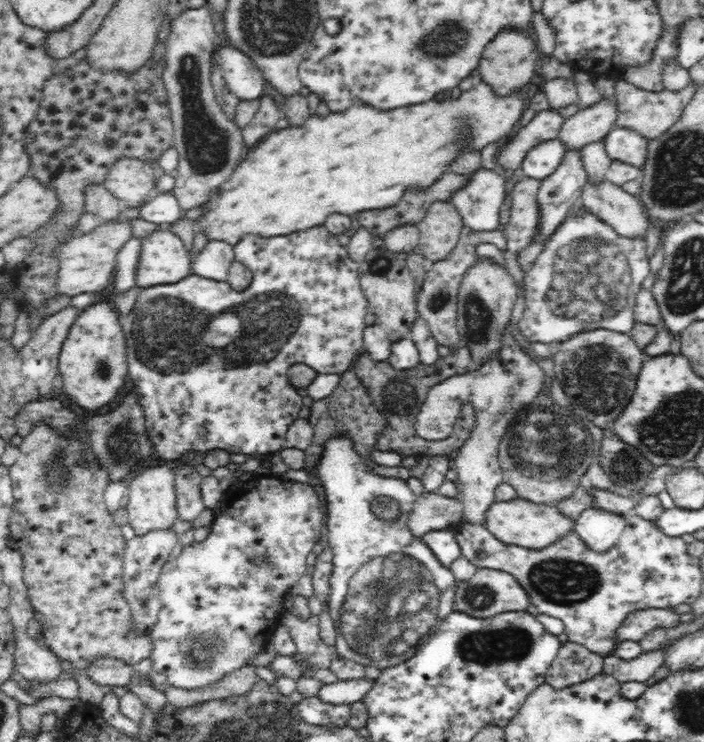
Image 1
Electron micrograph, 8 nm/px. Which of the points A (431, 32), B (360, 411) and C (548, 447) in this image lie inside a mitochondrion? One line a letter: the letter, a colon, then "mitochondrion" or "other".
A: mitochondrion
B: mitochondrion
C: mitochondrion

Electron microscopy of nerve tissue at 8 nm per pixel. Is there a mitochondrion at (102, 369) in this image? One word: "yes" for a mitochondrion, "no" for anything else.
yes

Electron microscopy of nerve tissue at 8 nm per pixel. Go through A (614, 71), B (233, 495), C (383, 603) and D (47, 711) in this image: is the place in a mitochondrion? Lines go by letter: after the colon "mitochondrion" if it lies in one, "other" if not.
A: other
B: other
C: mitochondrion
D: other

